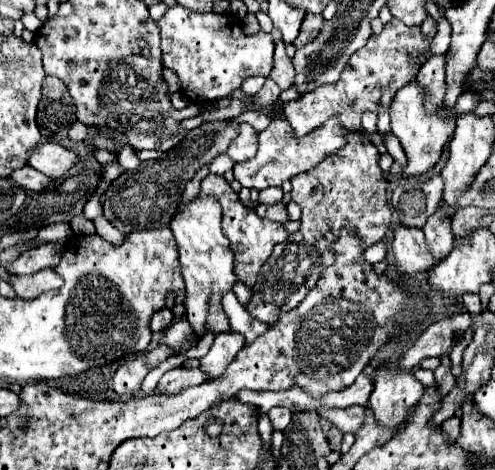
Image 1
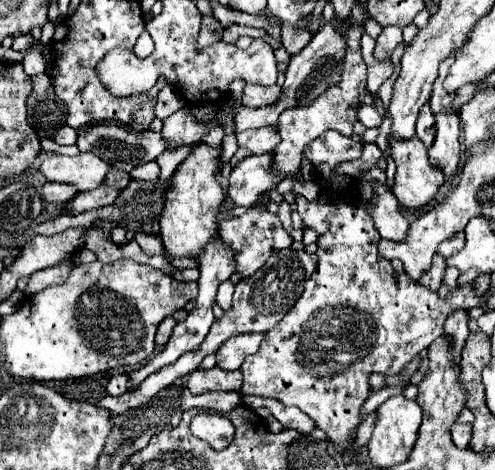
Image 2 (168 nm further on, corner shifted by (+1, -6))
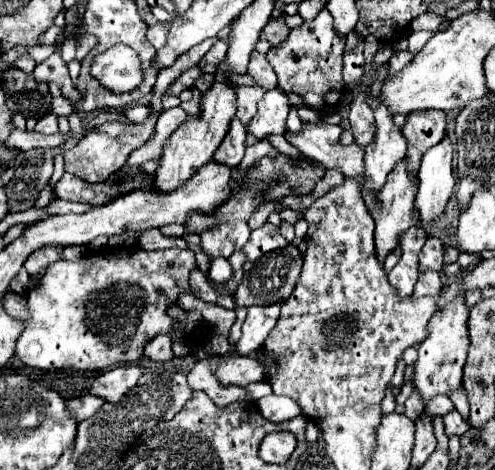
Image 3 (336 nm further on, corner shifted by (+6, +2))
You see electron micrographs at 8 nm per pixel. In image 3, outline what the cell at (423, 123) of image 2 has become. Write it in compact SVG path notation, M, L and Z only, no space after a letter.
M414 112L406 118L402 134L408 142L408 154L406 154L408 172L410 172L410 178L414 180L414 184L418 186L418 164L420 164L422 156L434 144L442 142L442 136L446 136L446 114Z

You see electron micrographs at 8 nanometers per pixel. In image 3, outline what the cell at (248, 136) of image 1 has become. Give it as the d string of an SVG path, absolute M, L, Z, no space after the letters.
M280 88L268 90L258 104L258 114L250 120L248 134L254 134L260 140L268 134L284 134L288 112L290 102L286 92L282 92Z

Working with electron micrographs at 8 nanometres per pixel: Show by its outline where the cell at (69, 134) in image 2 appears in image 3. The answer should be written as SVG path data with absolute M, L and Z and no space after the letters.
M48 114L44 118L40 118L36 122L36 132L40 134L56 134L58 132L58 120L56 120L56 114Z

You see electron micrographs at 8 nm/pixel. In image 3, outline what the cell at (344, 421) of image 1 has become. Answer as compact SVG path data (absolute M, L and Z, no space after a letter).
M272 394L272 396L266 396L266 398L258 400L256 404L258 404L258 410L262 412L262 416L266 420L270 420L270 422L276 422L276 424L292 420L294 416L302 414L302 408L294 400L290 400L286 396Z

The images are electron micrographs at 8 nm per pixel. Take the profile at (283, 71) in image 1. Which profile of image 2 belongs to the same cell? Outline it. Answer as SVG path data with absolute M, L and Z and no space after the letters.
M247 84L241 102L251 106L251 108L261 108L261 106L269 106L275 100L279 100L281 96L281 86L273 84L273 86L261 86L261 84Z

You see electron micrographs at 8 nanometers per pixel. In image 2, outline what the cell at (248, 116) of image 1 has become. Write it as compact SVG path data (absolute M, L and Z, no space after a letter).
M197 144L184 145L173 151L165 150L156 158L160 168L159 178L168 180L174 174L177 166L181 164L188 156L192 148Z

